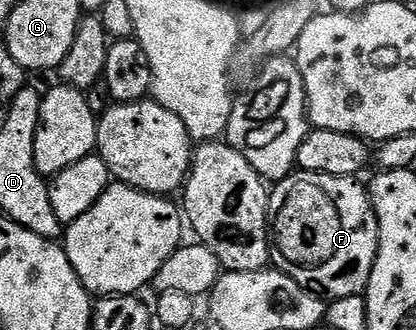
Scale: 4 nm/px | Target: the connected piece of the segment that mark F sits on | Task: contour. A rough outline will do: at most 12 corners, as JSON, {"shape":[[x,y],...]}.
{"shape":[[295,170],[270,259],[311,295],[364,295],[380,244],[355,178]]}

